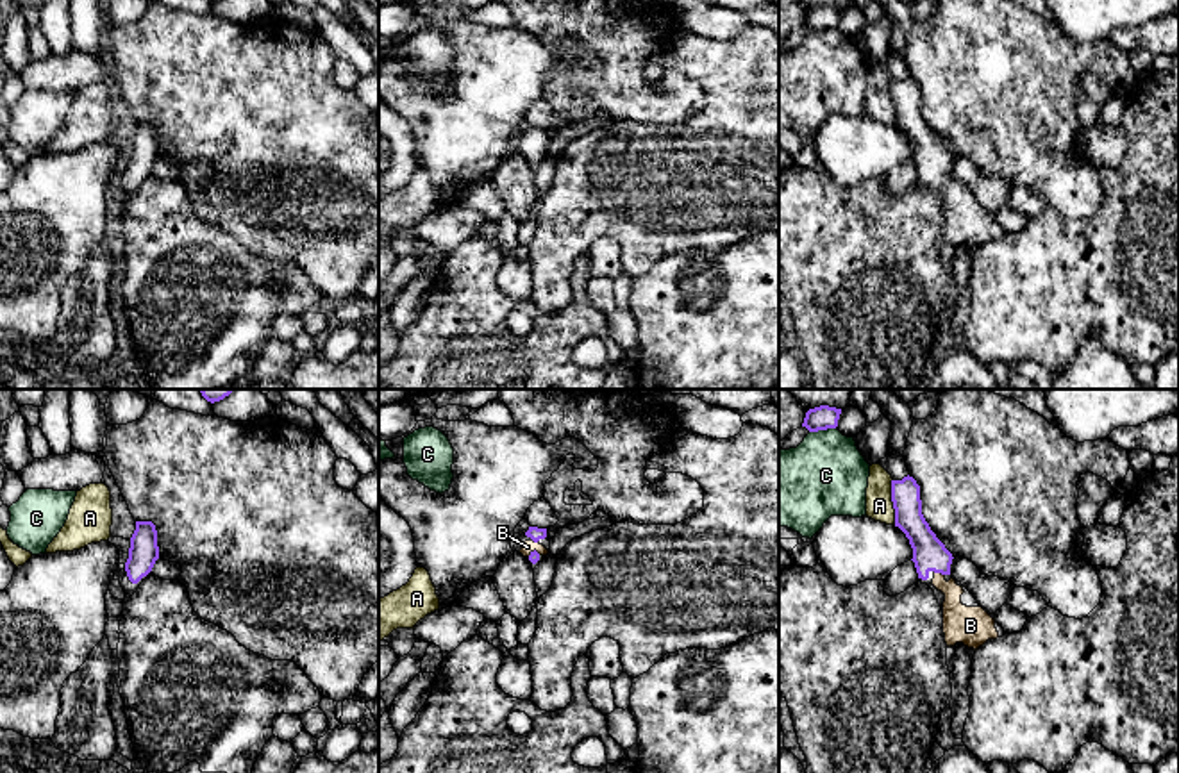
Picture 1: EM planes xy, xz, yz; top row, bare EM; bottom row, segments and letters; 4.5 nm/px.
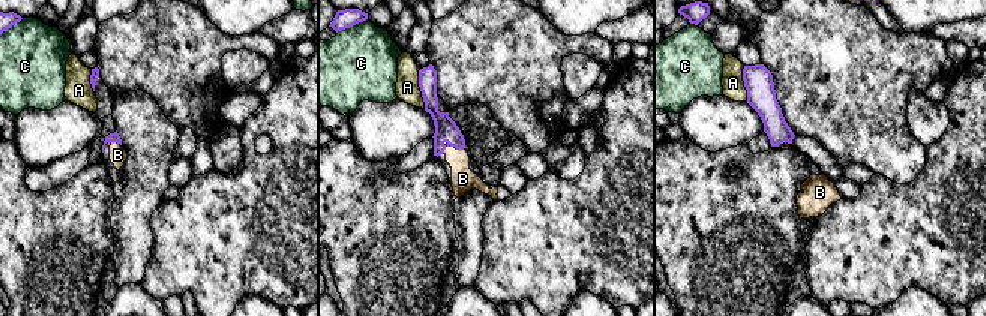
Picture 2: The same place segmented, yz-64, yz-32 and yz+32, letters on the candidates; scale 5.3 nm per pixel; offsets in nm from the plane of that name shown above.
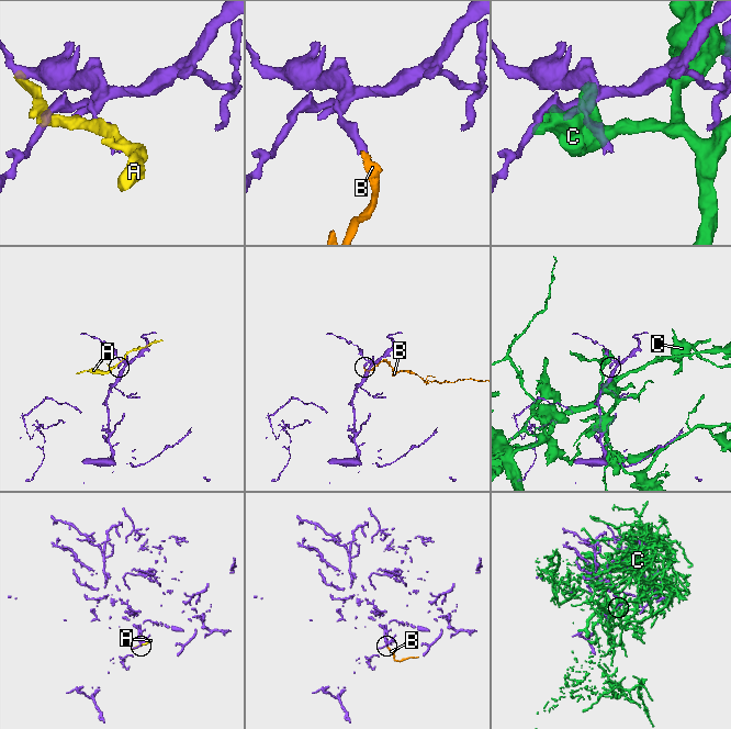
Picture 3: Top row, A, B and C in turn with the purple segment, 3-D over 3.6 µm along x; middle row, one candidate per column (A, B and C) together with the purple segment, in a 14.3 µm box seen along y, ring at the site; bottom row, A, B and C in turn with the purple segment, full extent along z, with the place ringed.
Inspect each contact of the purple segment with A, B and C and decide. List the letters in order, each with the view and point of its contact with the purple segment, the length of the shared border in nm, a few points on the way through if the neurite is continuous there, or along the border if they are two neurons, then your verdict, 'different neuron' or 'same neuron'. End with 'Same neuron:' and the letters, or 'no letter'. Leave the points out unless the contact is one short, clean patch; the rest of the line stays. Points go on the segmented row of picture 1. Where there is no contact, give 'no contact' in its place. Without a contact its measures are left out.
A: contact yz (892, 500); length 200 nm; different neuron
B: contact yz (940, 572); length 50 nm; way yz (929, 554), (940, 572), (960, 623); same neuron
C: contact yz (822, 429); length 120 nm; different neuron
Same neuron: B

